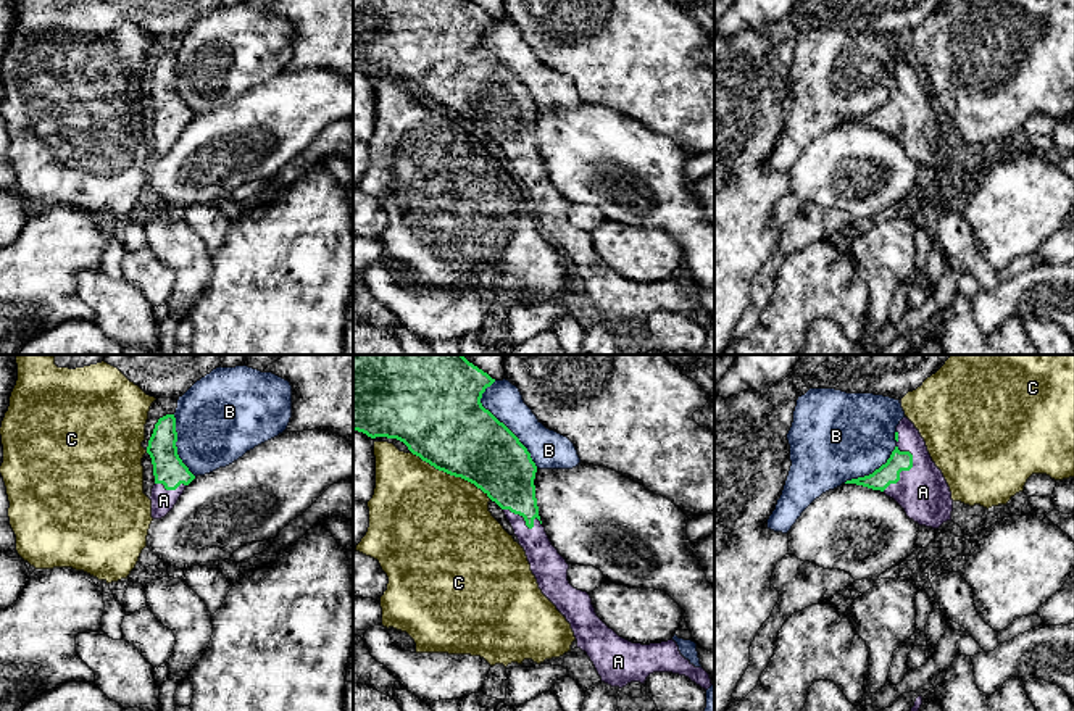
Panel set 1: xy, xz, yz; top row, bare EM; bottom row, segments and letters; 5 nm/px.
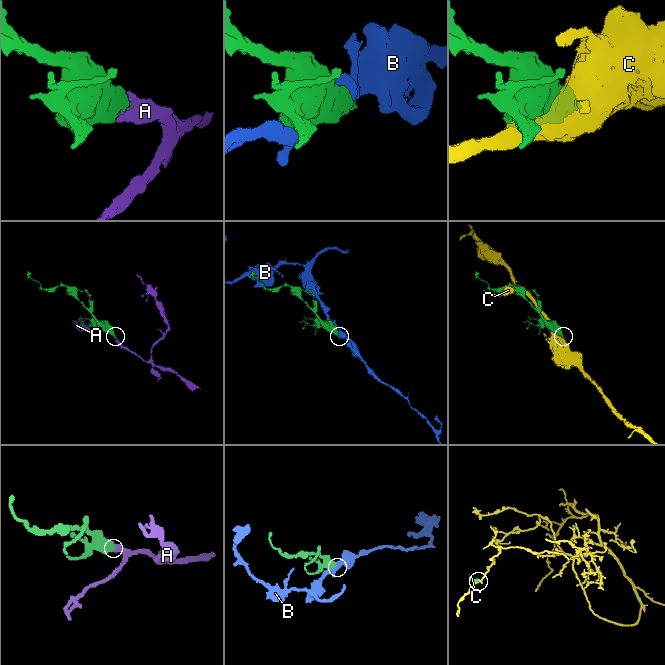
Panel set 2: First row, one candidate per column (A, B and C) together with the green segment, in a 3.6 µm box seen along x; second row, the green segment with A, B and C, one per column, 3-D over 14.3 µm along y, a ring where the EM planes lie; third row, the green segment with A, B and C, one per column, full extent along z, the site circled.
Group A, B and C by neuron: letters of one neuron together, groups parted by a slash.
A / B / C

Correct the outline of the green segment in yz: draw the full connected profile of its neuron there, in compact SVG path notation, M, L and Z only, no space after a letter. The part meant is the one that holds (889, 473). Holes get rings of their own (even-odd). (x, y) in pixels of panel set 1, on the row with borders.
M903 418L895 432L897 447L872 474L847 480L893 498L910 519L939 529L951 521L953 500L942 471L932 461L914 424Z

